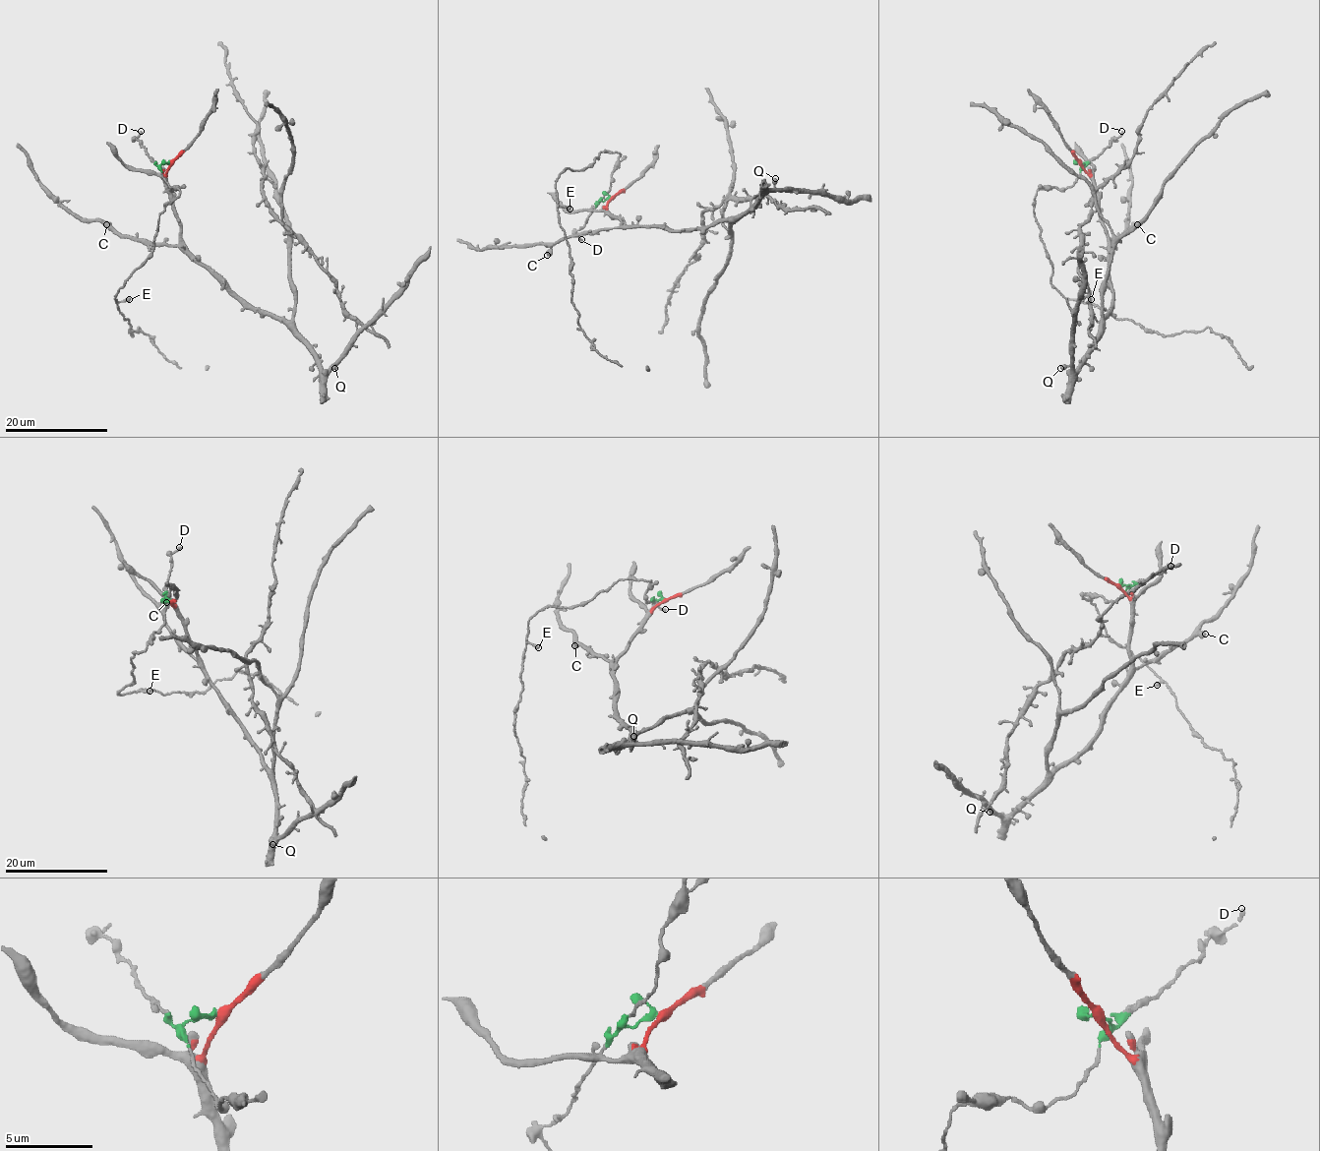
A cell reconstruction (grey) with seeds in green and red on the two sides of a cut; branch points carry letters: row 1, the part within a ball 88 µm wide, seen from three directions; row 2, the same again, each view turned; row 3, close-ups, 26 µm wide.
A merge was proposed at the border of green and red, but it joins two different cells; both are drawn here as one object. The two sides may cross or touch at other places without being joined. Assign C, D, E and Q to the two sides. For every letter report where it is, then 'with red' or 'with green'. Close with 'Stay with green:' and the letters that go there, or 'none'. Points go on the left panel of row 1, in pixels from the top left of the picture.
C: at (106, 224); with red
D: at (141, 131); with green
E: at (129, 299); with green
Q: at (334, 368); with red
Stay with green: D, E

